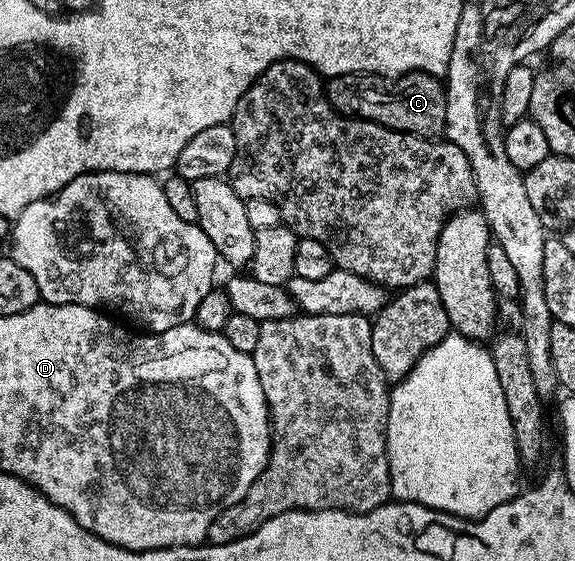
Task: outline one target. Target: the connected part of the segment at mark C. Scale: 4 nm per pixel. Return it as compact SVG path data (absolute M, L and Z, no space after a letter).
M409 72L405 76L394 77L368 74L335 76L325 84L325 95L341 115L372 120L374 124L392 128L395 132L410 132L412 136L429 132L437 138L445 130L447 102L444 83L425 72Z

